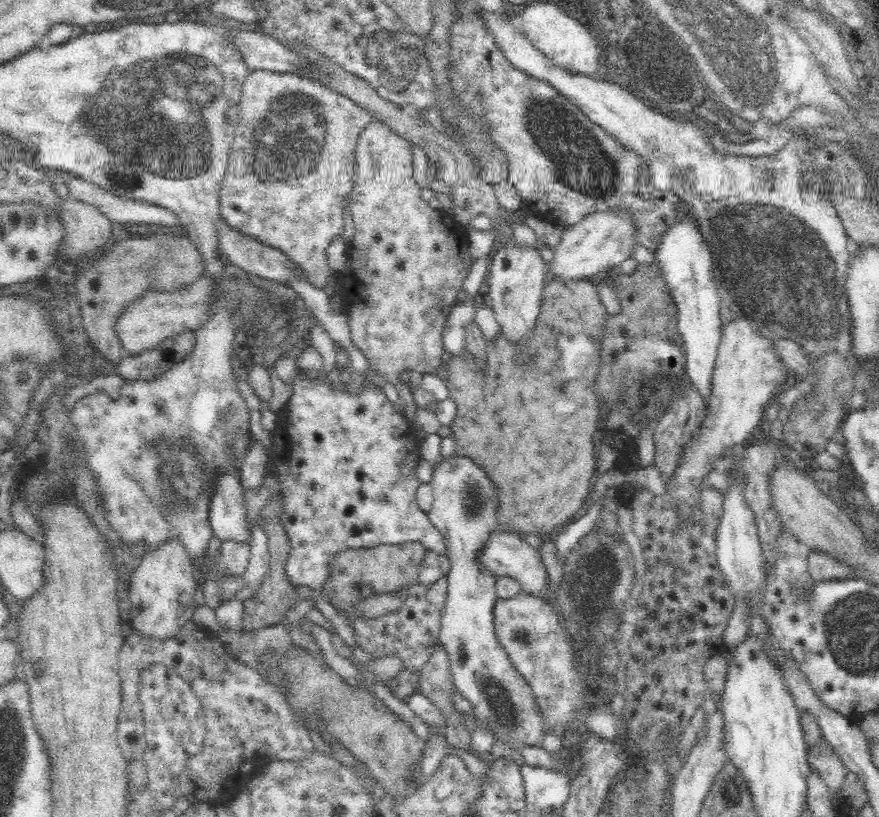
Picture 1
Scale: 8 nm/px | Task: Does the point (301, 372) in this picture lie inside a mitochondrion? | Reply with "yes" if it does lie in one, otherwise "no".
no

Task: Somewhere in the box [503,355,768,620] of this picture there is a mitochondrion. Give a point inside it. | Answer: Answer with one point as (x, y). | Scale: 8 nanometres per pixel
(622, 390)

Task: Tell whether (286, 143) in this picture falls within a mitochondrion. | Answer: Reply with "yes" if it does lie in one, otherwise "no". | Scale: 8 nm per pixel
yes

